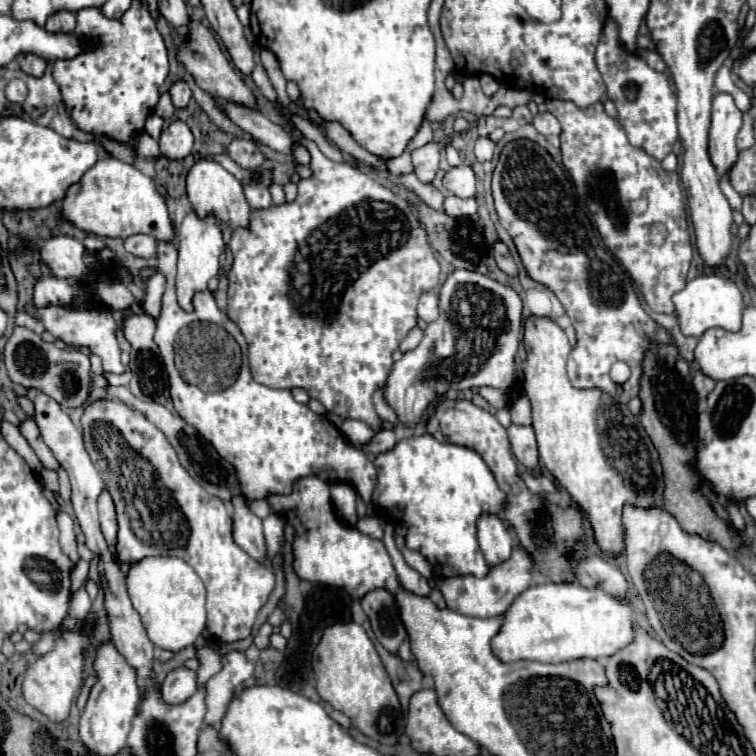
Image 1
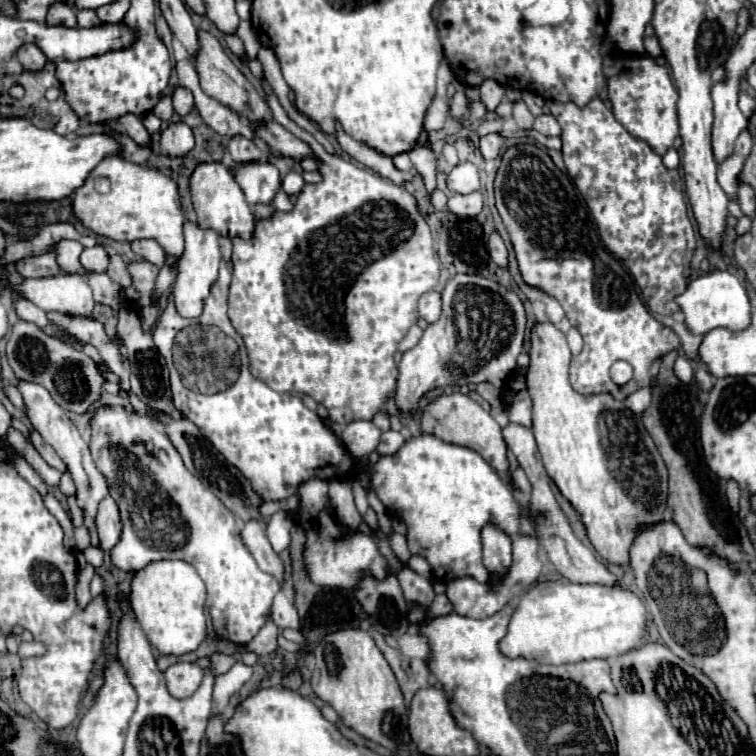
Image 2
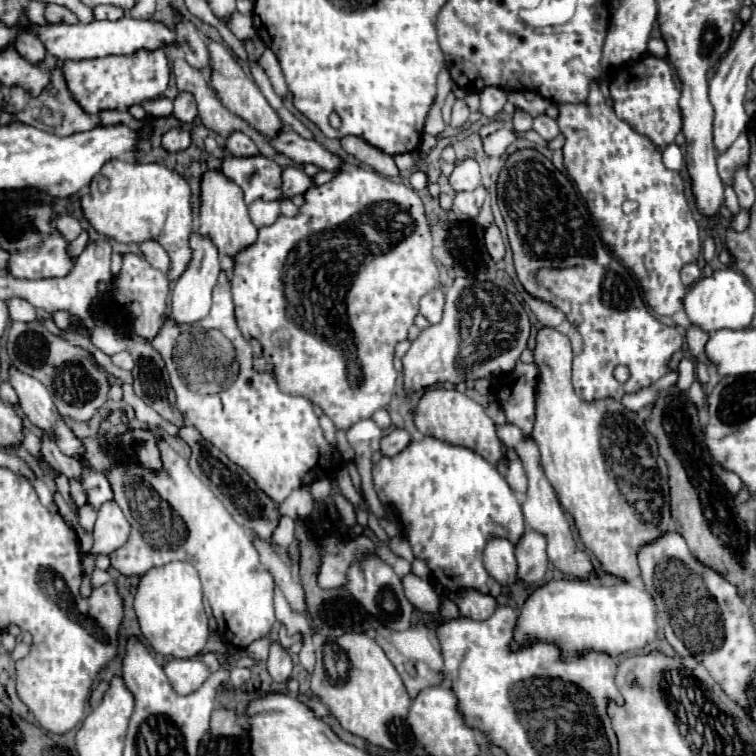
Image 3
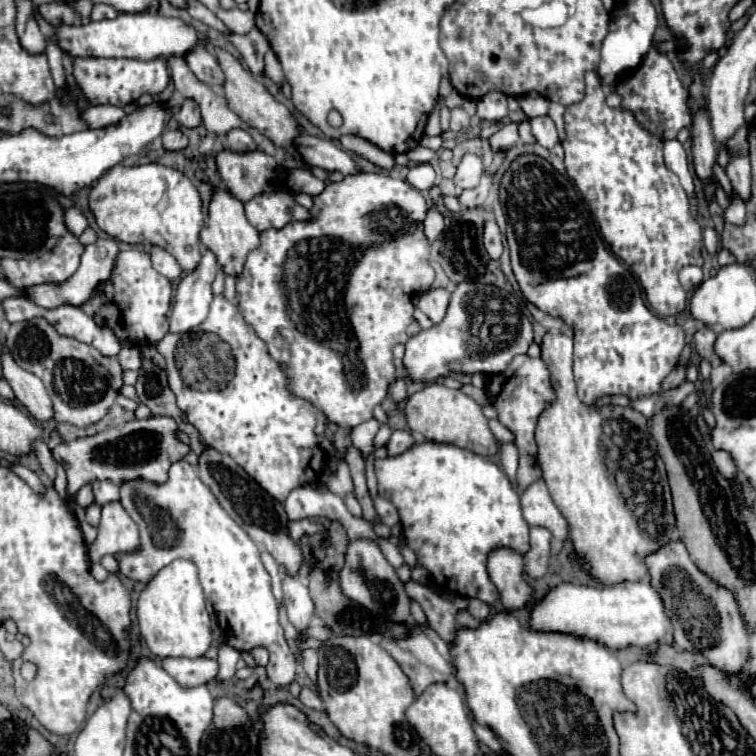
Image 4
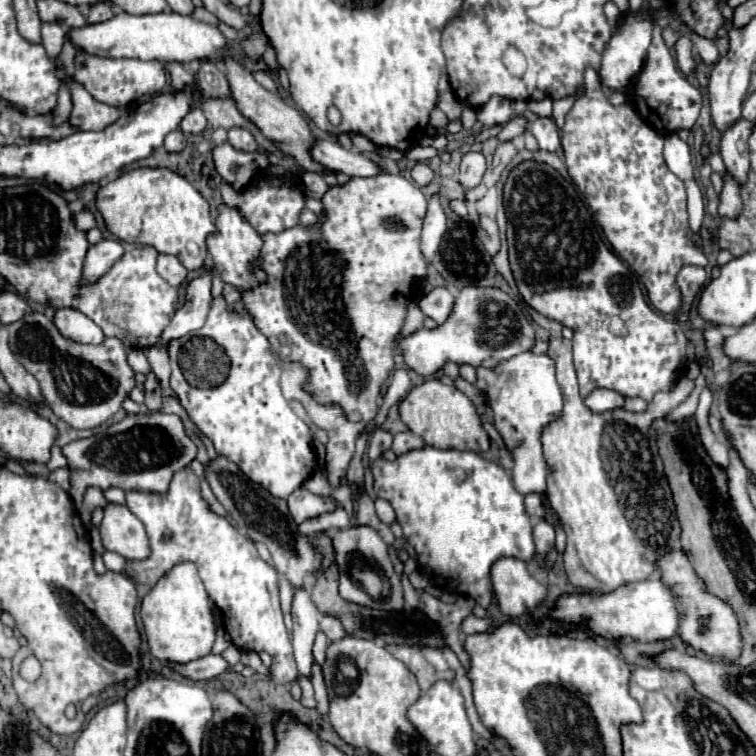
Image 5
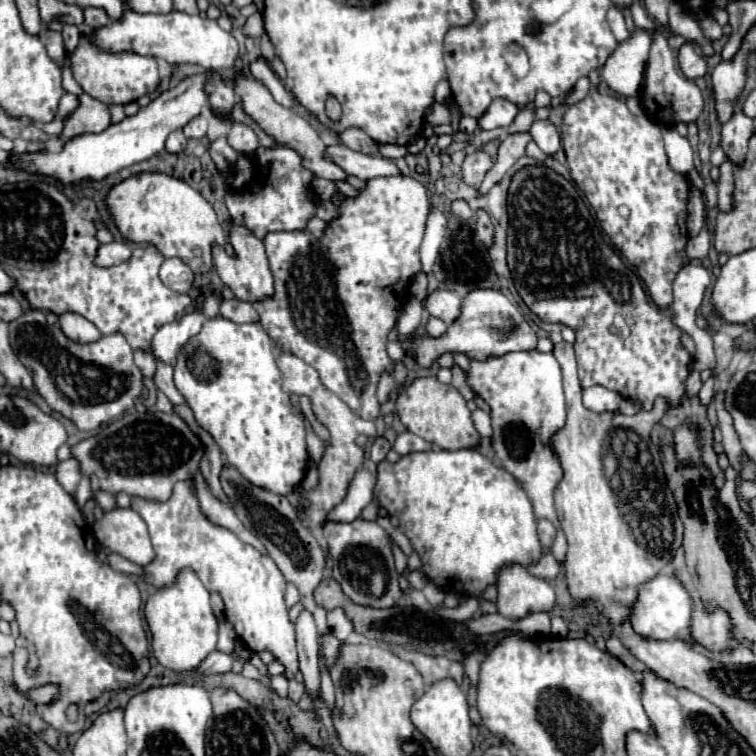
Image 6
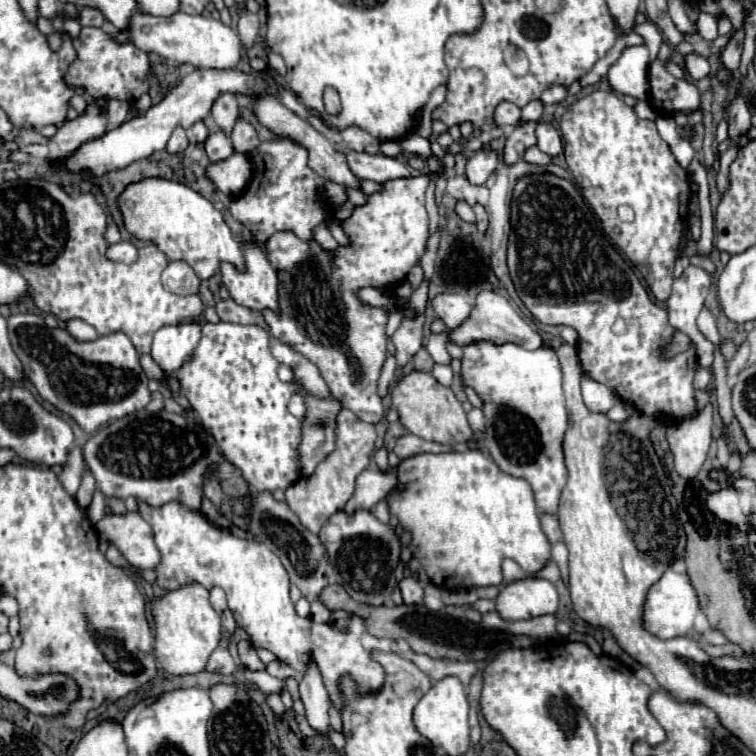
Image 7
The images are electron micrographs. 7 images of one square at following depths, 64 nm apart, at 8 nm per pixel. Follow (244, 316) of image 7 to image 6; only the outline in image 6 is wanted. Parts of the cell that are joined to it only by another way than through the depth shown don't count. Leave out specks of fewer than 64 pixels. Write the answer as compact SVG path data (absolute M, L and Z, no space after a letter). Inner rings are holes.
M236 298L224 300L220 304L220 314L234 322L258 322L258 312L254 310L254 306L244 300L236 300Z

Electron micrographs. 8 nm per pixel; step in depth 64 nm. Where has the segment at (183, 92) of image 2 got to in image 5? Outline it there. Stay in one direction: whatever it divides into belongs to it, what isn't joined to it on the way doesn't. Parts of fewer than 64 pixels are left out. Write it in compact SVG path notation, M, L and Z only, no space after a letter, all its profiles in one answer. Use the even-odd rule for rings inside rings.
M196 104L196 108L192 108L192 112L188 112L188 116L184 116L184 120L180 122L180 130L184 134L200 134L204 128L206 128L206 118L200 106Z

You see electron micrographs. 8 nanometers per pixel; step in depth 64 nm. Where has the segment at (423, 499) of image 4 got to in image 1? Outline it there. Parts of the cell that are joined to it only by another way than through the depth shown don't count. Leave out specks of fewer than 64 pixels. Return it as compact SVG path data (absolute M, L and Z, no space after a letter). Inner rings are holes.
M422 434L400 440L392 452L378 454L373 463L378 472L378 486L372 502L402 510L402 520L408 526L406 546L420 552L432 564L436 576L472 574L484 578L489 566L476 540L476 520L484 512L498 514L506 494L498 488L480 454Z

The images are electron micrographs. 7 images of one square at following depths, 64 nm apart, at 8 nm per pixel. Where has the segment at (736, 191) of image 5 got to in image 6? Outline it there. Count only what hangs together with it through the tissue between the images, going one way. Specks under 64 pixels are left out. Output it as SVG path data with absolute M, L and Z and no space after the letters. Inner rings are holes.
M726 160L720 166L720 180L718 180L718 210L730 212L734 204L734 176L732 176L732 164Z

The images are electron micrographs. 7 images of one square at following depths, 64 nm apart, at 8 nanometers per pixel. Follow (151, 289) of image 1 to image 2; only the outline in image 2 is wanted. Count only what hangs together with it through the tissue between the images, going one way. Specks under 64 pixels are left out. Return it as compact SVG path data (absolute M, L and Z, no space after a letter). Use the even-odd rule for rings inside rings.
M162 268L160 270L160 274L158 274L158 278L156 278L156 284L154 284L154 300L158 300L162 294L166 294L168 292L168 288L174 284L174 280L176 280L176 272L174 270L170 270L170 268Z

